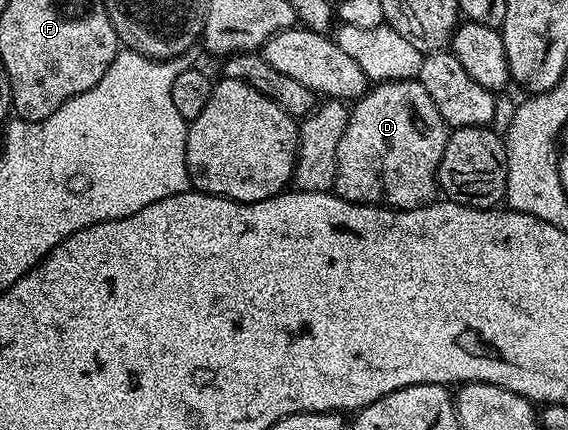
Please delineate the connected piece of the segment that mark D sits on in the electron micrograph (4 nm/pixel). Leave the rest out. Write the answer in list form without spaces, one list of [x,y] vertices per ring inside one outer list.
[[[418,78],[374,84],[350,108],[341,145],[337,145],[334,194],[351,203],[370,203],[396,211],[408,211],[432,202],[437,195],[439,162],[445,153],[448,134],[447,122],[437,113],[433,97],[425,93]]]

